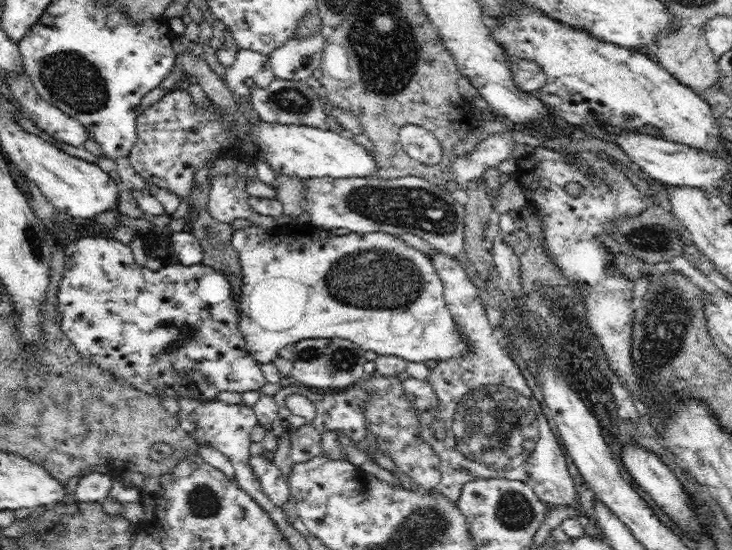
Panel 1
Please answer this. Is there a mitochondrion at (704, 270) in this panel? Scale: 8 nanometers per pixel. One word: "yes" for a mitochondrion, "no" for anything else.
no

